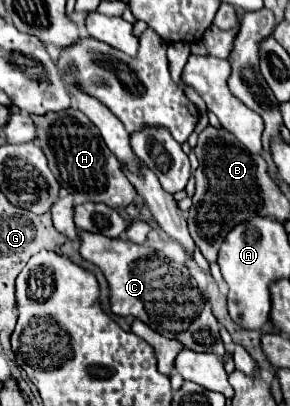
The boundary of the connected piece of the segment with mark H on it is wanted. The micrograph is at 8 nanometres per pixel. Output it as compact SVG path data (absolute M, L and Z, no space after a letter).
M77 108L33 116L33 122L37 126L35 142L45 152L51 172L55 174L61 188L65 188L75 200L103 202L111 208L127 208L137 198L137 192L123 174L115 154L105 146L103 138L99 138L99 130L95 130L89 118Z

